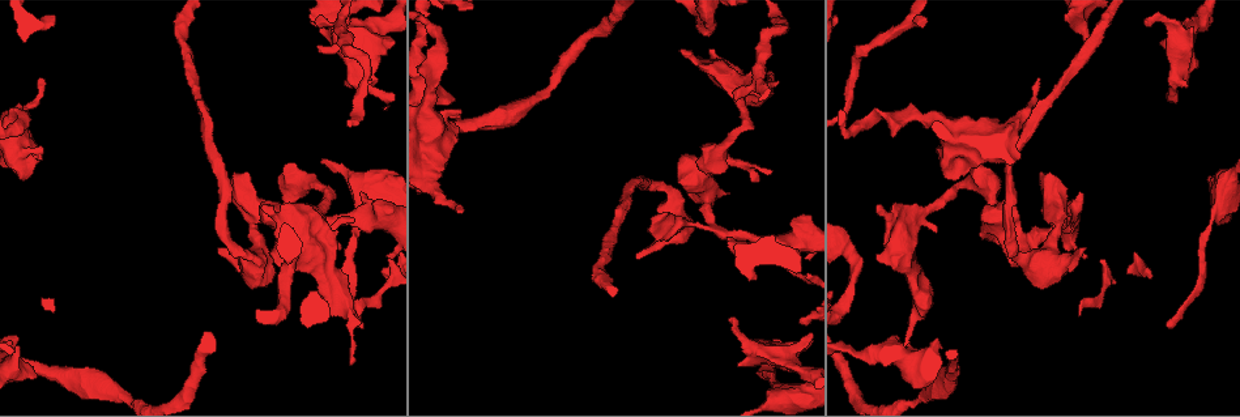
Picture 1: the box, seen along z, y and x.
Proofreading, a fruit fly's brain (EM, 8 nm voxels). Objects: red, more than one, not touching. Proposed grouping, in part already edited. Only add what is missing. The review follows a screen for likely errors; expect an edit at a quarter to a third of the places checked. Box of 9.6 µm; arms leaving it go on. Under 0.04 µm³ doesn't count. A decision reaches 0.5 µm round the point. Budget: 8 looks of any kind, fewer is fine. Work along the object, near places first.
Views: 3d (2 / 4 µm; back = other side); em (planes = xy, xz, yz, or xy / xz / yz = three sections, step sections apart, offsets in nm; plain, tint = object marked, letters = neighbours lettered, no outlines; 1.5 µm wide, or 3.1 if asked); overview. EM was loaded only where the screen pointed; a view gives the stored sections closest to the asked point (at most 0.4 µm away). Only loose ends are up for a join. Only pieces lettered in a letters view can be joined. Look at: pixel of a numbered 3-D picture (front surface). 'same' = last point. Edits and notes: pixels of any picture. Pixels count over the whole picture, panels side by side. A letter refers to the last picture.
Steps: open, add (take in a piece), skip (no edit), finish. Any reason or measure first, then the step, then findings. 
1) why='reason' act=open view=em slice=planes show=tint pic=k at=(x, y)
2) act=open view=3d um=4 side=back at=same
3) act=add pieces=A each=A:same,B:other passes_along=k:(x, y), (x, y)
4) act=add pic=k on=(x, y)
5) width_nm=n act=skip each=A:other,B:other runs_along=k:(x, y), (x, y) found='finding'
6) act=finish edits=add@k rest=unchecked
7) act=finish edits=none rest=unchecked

why='end of a long branch' act=open view=em slice=xy step=4 show=tint pic=1 at=(361, 326)

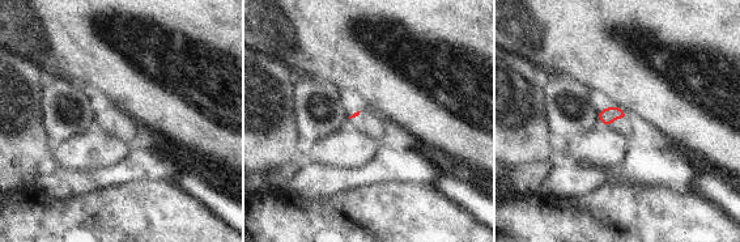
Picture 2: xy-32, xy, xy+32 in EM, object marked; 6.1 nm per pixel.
act=open view=em slice=xy step=4 show=letters at=same

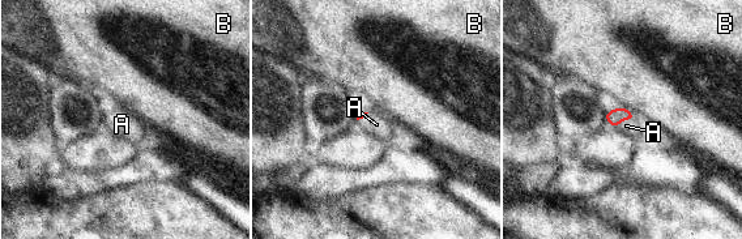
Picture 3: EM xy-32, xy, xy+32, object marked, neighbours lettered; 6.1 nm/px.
act=add pieces=A each=A:same,B:other passes_along=3:(615, 116), (625, 118), (626, 126) found='the cell continues'

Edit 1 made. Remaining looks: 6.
act=open view=3d um=4 side=back pic=1 at=(1192, 28)

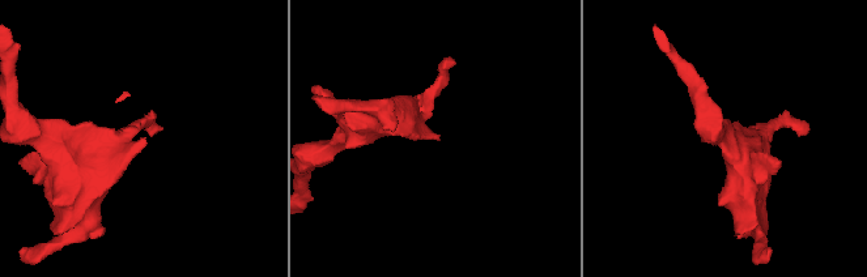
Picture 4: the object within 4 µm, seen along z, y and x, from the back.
why='now the EM' act=open view=em slice=xz step=4 show=tint pic=4 at=(439, 138)

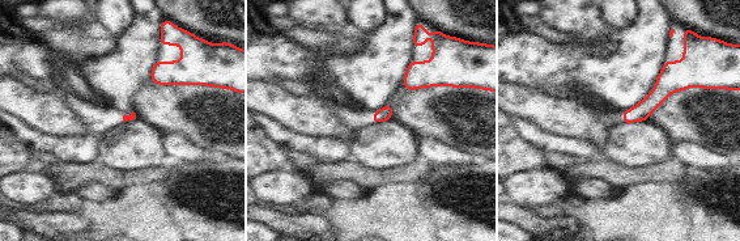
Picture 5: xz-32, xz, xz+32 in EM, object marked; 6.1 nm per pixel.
act=open view=em slice=planes show=letters at=same

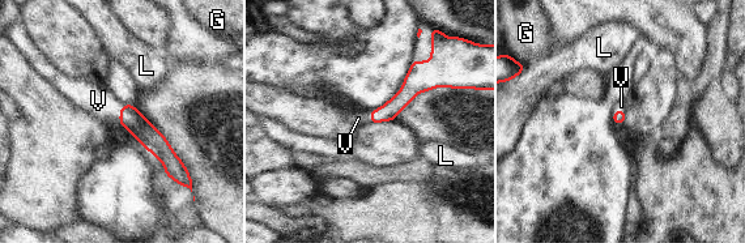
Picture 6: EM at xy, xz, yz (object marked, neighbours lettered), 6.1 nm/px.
longest_contact=V:110nm act=add pieces=V each=G:other,L:other,V:same passes_along=6:(131, 119), (120, 114), (98, 101) found='it goes on there'

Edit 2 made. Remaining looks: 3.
why='long arm stops here' act=open view=em slice=yz step=8 show=letters pic=1 at=(772, 72)

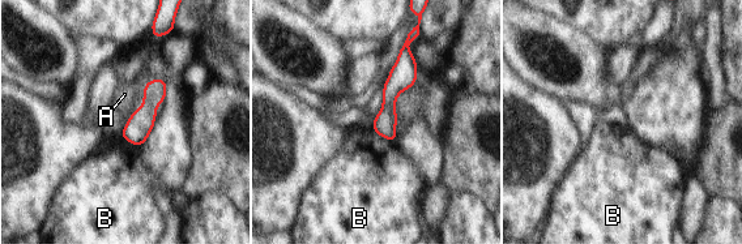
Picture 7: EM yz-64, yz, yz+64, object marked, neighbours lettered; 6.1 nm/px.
act=skip each=A:other,B:other runs_along=7:(404, 50), (389, 136) found='none of them fits'

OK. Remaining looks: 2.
act=finish edits=add@3,add@6 rest=unchecked

